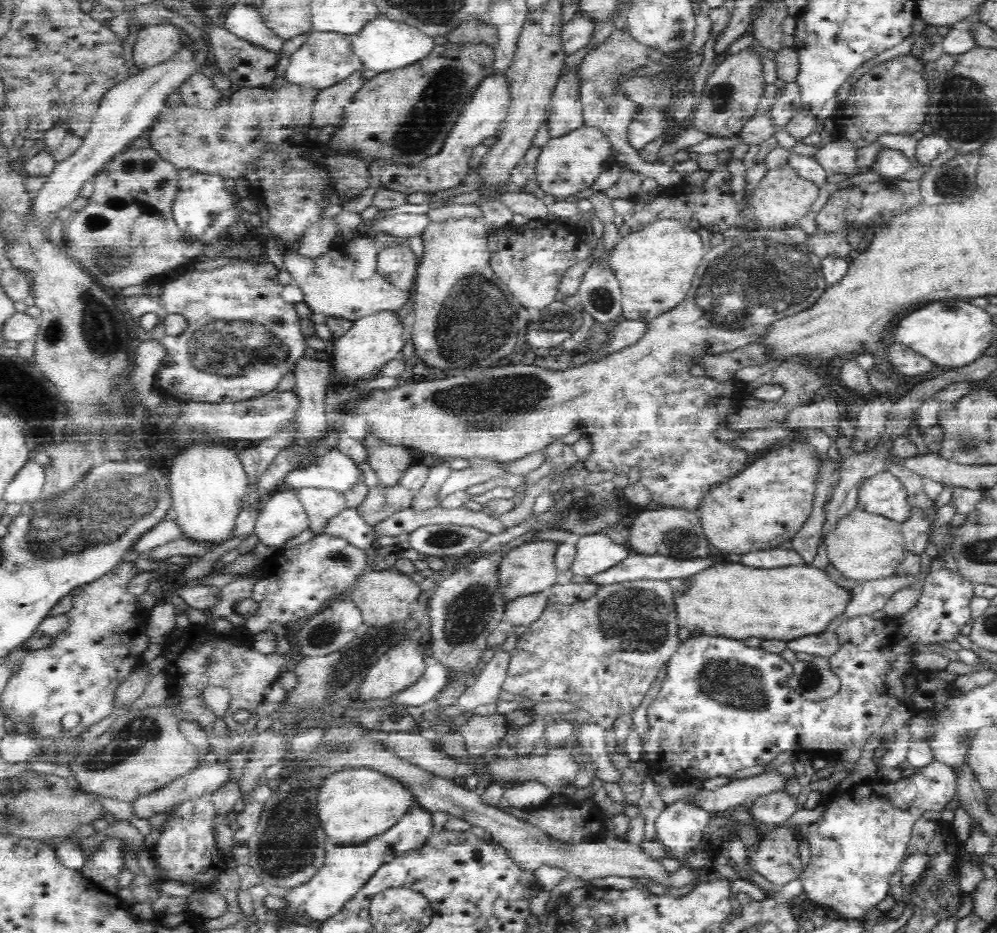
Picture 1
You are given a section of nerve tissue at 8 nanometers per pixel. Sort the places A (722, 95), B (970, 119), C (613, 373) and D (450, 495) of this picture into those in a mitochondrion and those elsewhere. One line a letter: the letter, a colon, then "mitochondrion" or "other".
A: mitochondrion
B: mitochondrion
C: other
D: other

